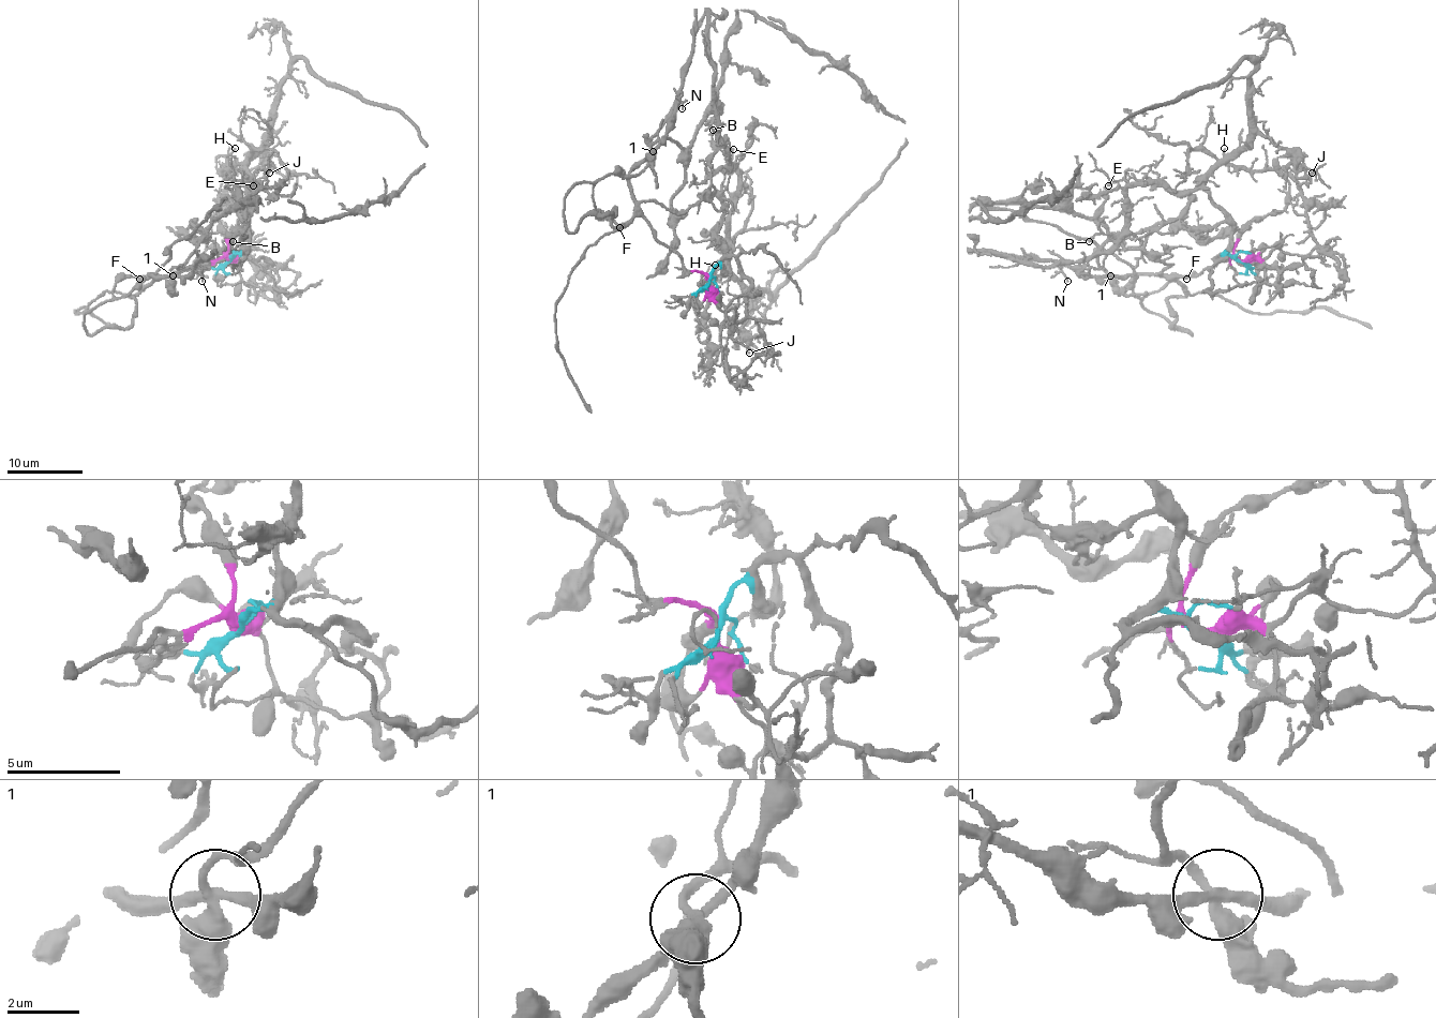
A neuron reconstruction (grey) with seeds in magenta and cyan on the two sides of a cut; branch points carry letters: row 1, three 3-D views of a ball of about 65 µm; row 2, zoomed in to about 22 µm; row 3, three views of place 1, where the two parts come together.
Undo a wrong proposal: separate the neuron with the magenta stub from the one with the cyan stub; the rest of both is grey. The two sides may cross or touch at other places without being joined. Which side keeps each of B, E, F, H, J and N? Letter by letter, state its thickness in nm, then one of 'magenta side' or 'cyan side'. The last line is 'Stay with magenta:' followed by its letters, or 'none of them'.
B: 110 nm | magenta side
E: 140 nm | cyan side
F: 130 nm | magenta side
H: 80 nm | cyan side
J: 130 nm | cyan side
N: 100 nm | magenta side
Stay with magenta: B, F, N

